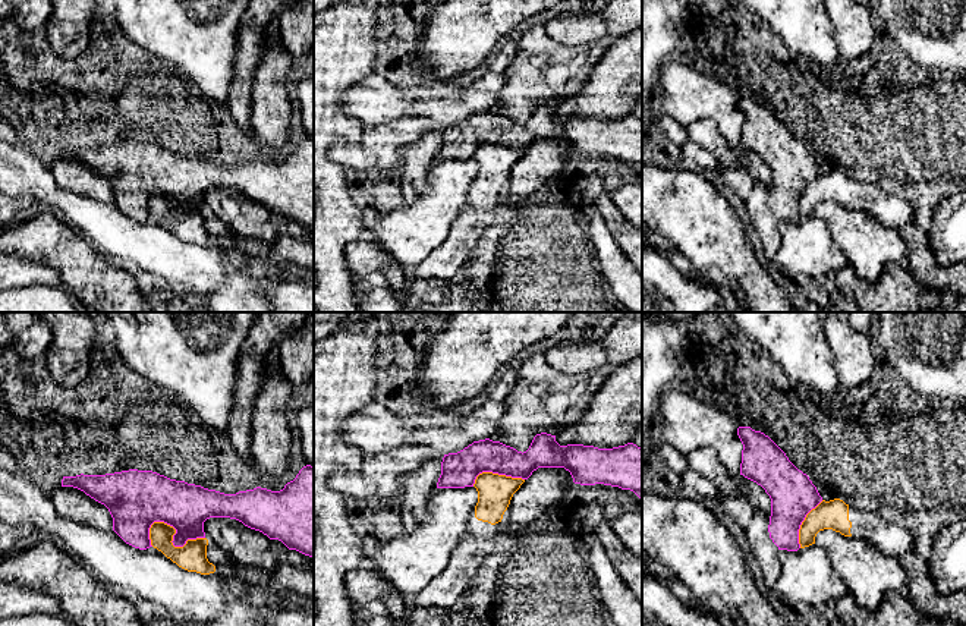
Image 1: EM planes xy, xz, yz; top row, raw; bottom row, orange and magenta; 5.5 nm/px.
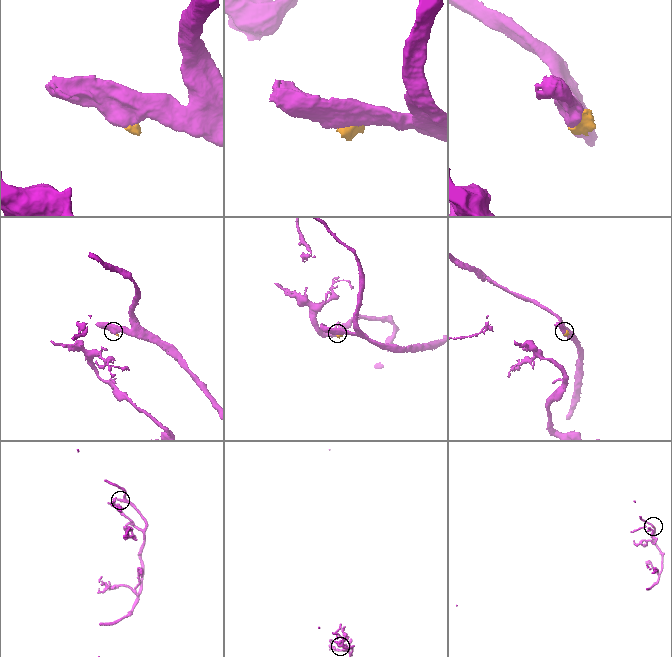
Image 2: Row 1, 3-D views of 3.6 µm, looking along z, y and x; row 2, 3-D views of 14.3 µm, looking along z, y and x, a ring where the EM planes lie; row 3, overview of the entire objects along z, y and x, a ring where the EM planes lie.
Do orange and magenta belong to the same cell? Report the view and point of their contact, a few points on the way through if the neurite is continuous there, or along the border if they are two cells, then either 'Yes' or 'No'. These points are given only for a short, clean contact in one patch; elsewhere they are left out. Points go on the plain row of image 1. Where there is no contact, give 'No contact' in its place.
Touches orange at xy (172, 211). Boundary: xy (148, 200), (154, 194), (169, 195), (175, 217), (204, 210). No

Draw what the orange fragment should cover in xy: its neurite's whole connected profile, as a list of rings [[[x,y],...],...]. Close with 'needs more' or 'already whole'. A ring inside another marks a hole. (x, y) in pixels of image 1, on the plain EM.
[[[154,194],[150,199],[151,217],[161,223],[167,230],[188,243],[201,246],[218,245],[223,249],[233,249],[233,237],[214,237],[207,230],[207,210],[188,211],[183,218],[173,217],[176,201],[164,194]]] | needs more

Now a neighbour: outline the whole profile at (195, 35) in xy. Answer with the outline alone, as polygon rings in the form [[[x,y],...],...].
[[[113,0],[114,22],[152,56],[180,69],[198,91],[227,107],[239,28],[251,0]]]

